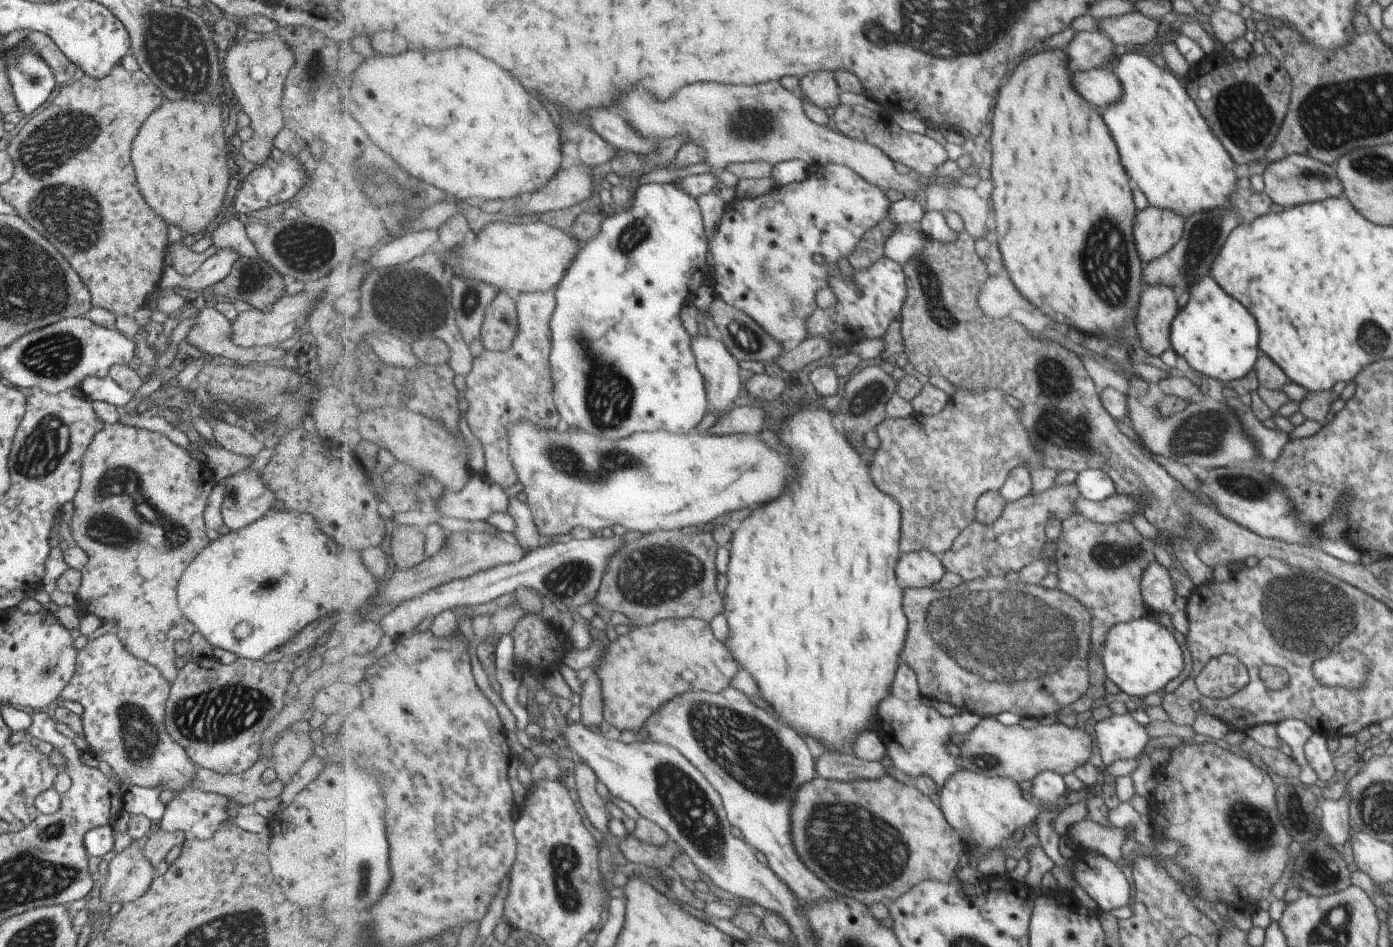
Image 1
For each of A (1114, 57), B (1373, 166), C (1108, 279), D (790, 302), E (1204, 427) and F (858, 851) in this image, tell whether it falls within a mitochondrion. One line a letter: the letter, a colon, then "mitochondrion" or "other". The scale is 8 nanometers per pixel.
A: other
B: mitochondrion
C: mitochondrion
D: mitochondrion
E: mitochondrion
F: mitochondrion

